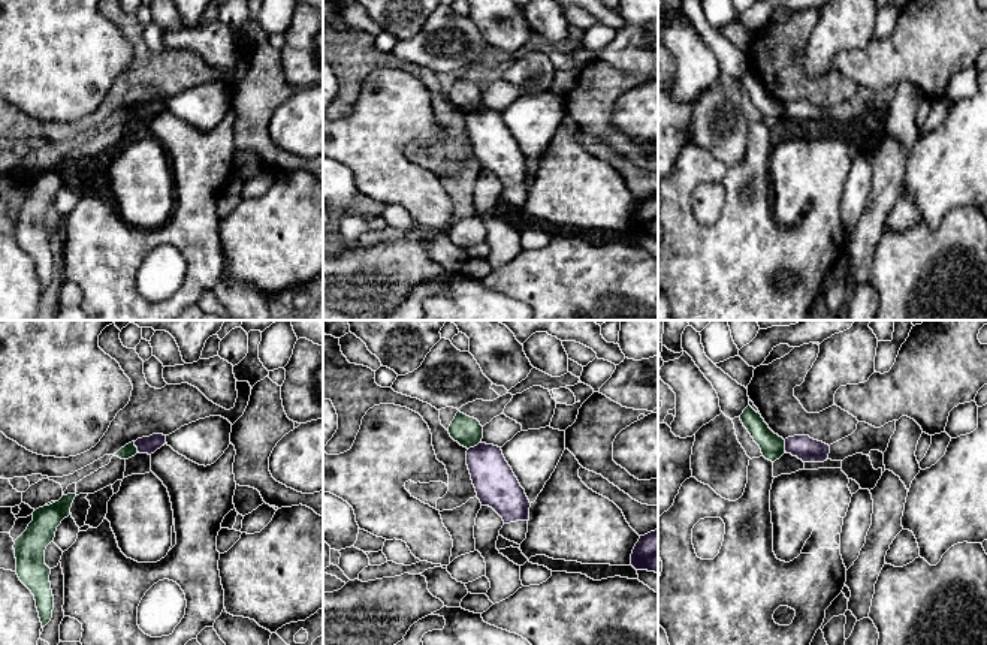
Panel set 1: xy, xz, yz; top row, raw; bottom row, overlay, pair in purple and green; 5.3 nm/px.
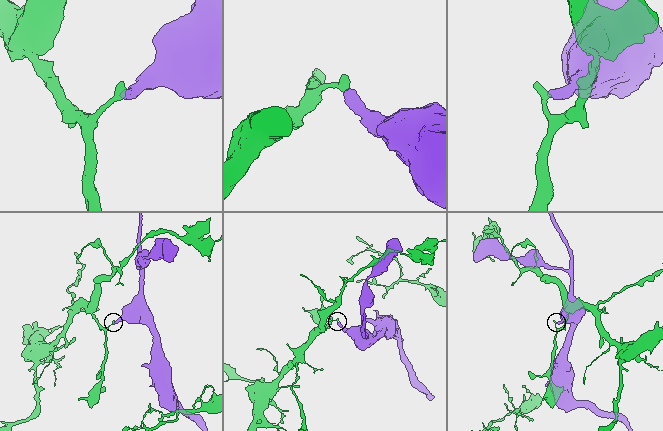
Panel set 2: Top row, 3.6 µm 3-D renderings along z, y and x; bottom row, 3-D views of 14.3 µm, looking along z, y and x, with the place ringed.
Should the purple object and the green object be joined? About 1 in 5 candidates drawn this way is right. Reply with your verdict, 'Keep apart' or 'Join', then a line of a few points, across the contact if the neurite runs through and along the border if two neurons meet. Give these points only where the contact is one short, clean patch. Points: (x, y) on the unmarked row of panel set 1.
Keep apart. Line: xz (480, 107), (468, 114)

